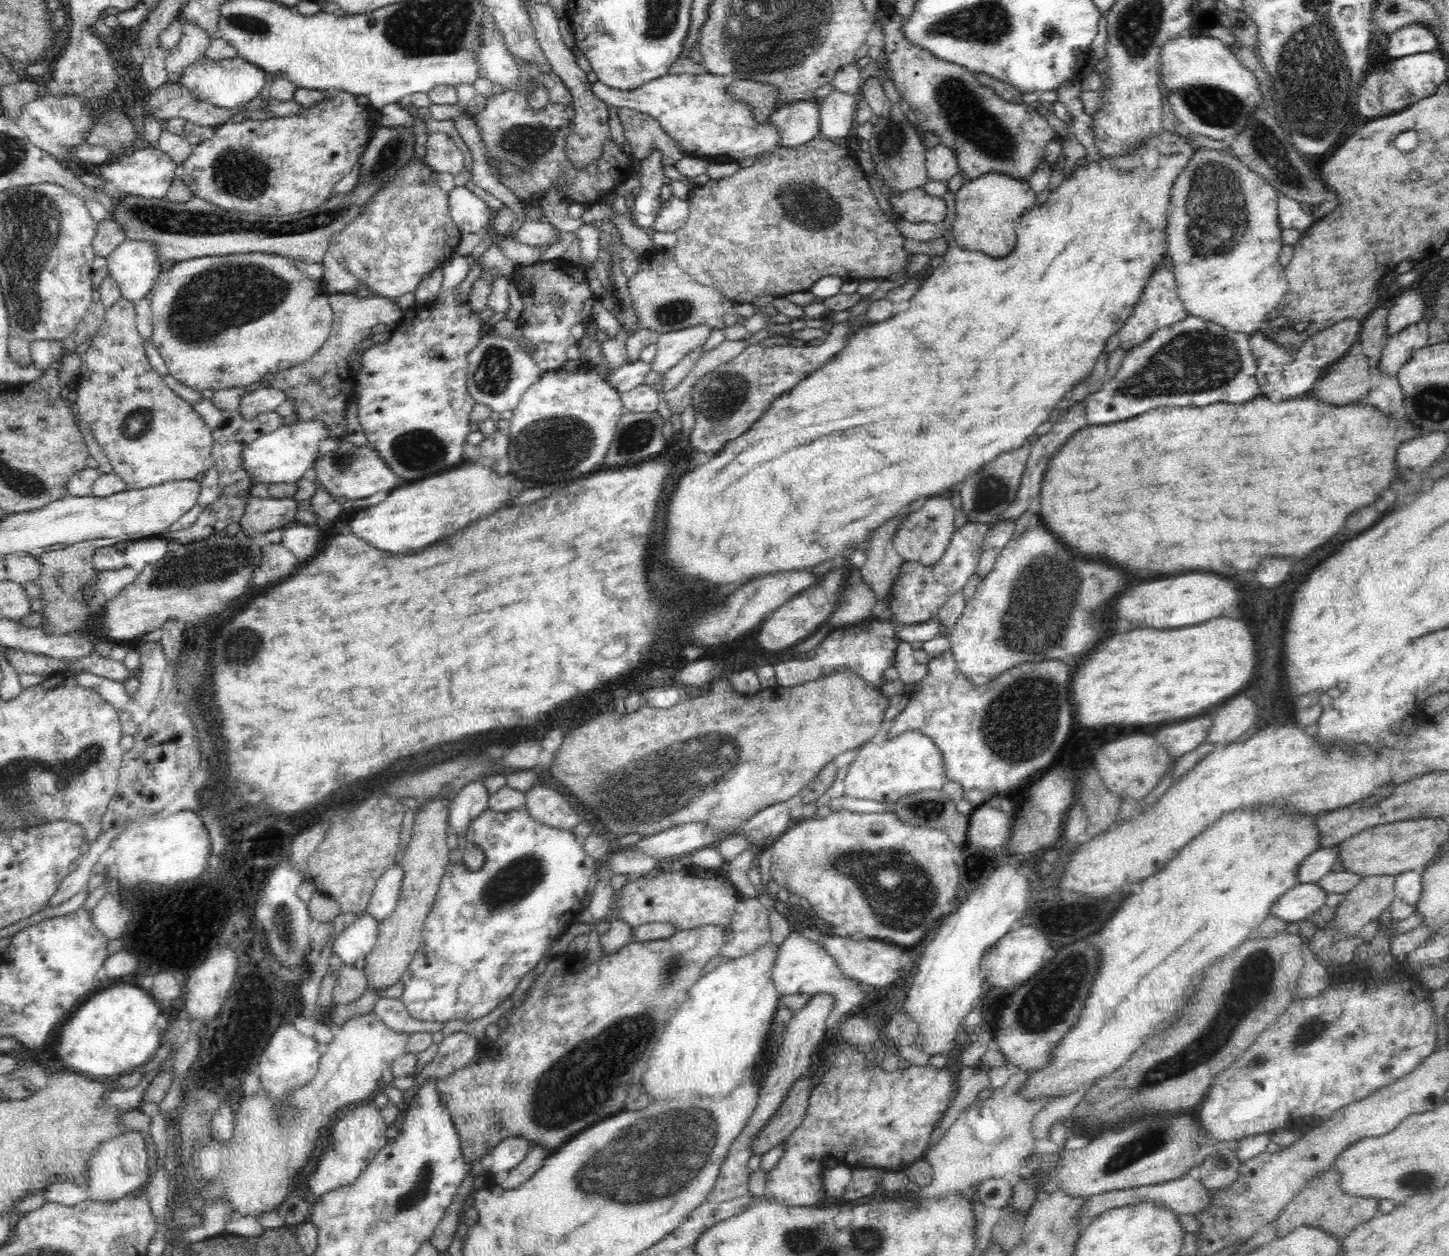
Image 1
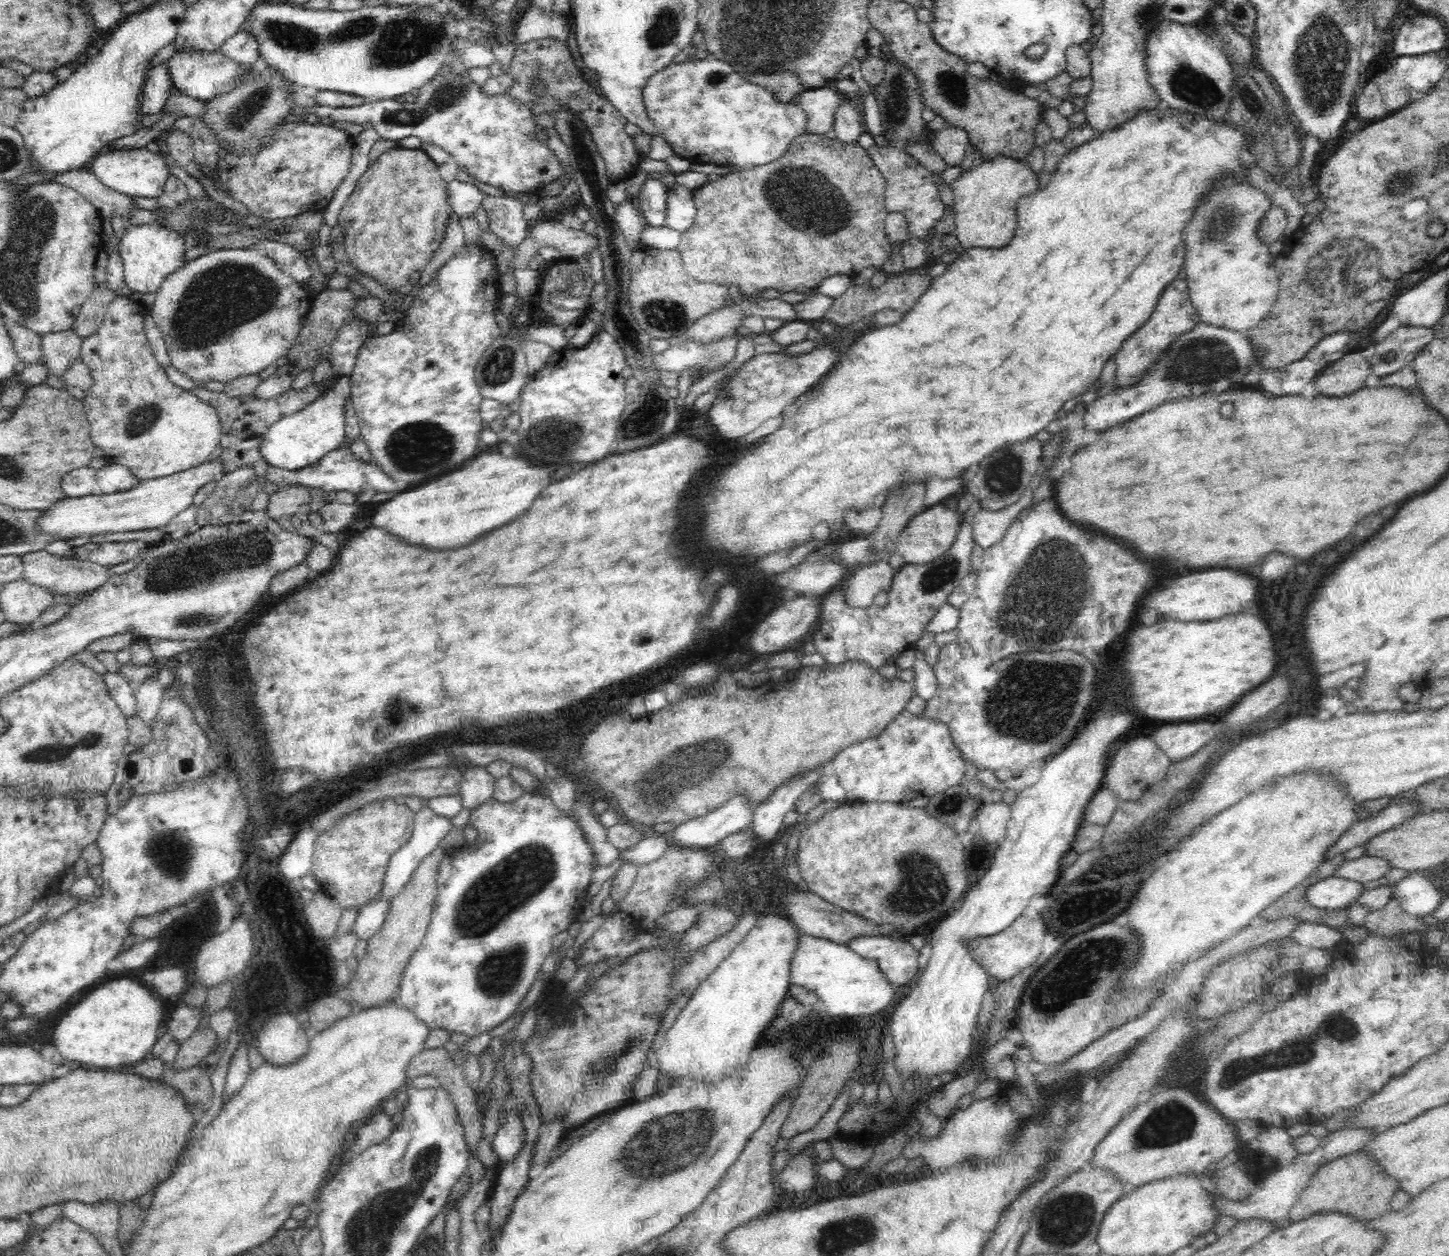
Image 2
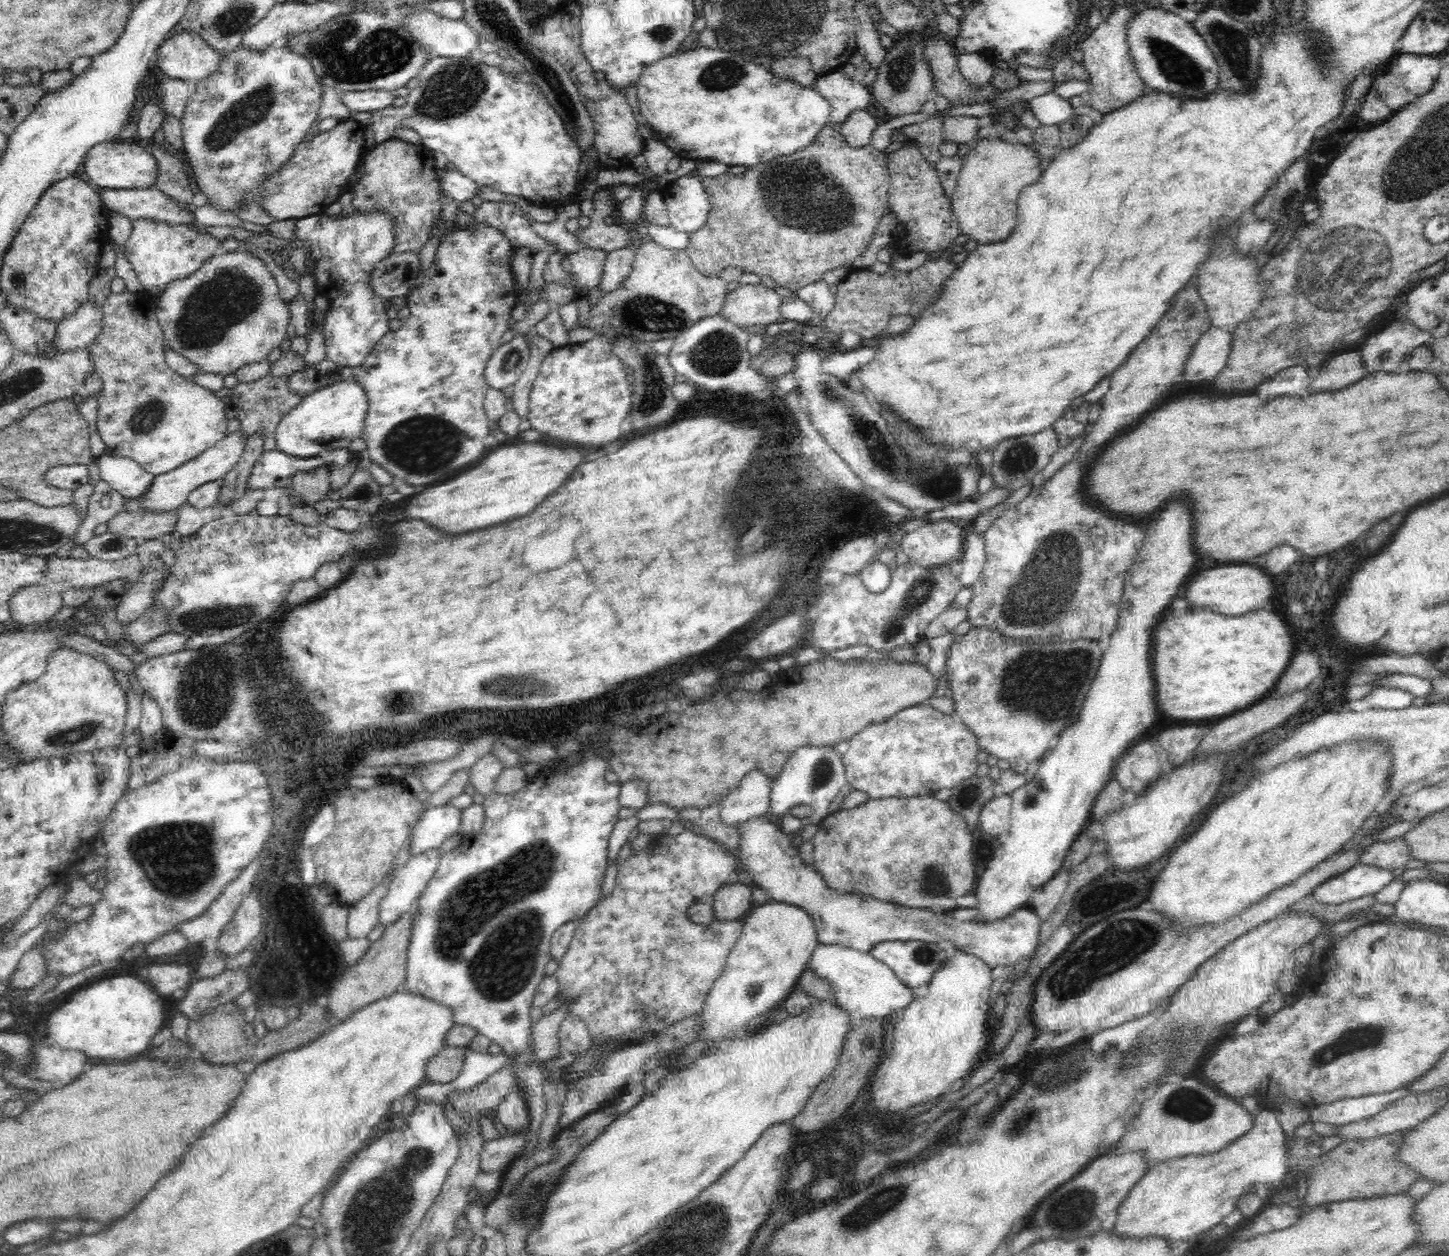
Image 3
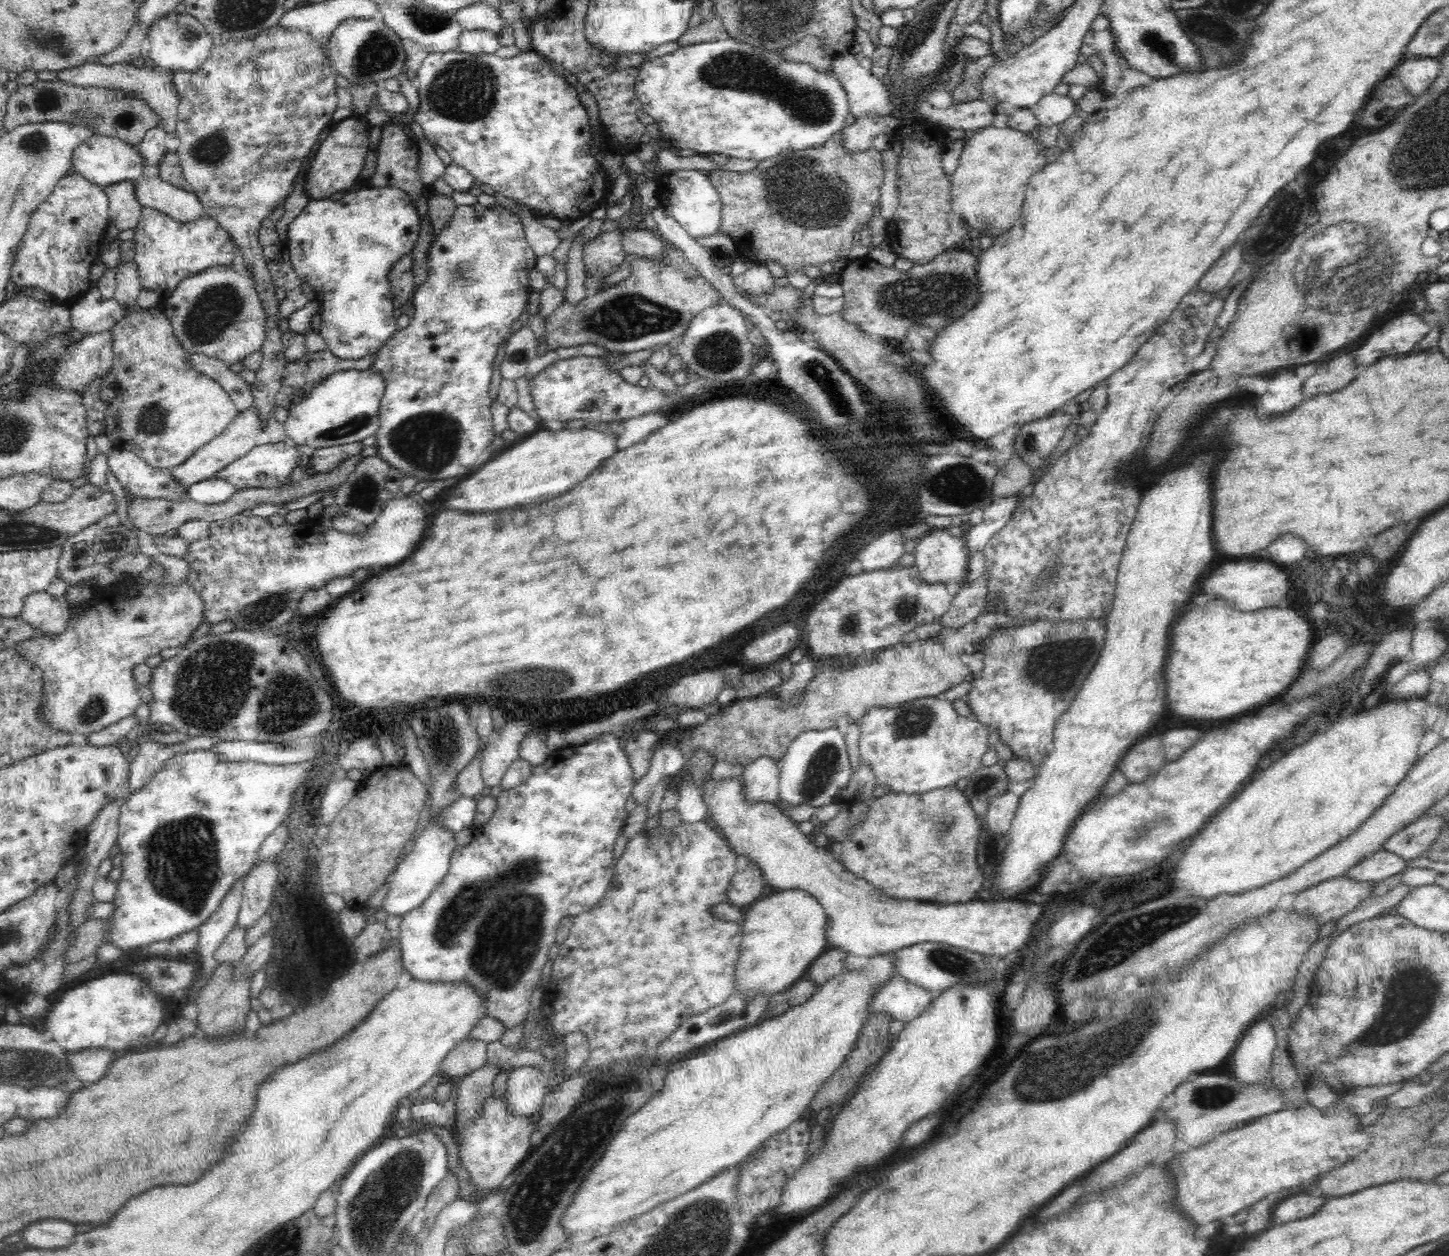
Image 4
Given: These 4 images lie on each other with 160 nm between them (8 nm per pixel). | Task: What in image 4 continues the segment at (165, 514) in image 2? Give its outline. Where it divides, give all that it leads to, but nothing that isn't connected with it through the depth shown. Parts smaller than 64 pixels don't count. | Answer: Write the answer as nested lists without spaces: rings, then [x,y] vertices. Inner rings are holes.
[[[250,406],[248,410],[237,413],[234,420],[216,438],[207,442],[182,464],[171,469],[172,478],[178,480],[182,486],[187,488],[196,484],[196,482],[214,477],[218,470],[226,468],[230,462],[238,460],[240,456],[244,456],[246,452],[250,452],[258,444],[256,440],[258,440],[258,434],[264,431],[264,428],[261,427],[264,423],[266,423],[266,420],[258,416],[257,410],[253,406]]]

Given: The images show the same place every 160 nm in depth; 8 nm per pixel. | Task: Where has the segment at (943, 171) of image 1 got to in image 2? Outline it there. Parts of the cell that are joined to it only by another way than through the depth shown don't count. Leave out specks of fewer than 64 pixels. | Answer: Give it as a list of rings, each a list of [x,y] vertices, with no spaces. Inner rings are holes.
[[[943,128],[940,132],[933,134],[932,147],[934,147],[934,153],[942,156],[946,166],[950,168],[962,162],[969,140],[968,134],[962,129]]]

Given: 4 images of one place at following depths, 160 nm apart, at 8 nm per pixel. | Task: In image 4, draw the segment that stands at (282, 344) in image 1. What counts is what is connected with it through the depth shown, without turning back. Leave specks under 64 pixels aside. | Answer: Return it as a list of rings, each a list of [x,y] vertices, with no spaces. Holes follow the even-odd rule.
[[[214,266],[181,280],[163,302],[163,312],[170,319],[174,336],[189,354],[205,354],[226,364],[236,364],[248,354],[258,352],[266,338],[266,311],[254,287],[254,275],[238,273],[232,267]]]

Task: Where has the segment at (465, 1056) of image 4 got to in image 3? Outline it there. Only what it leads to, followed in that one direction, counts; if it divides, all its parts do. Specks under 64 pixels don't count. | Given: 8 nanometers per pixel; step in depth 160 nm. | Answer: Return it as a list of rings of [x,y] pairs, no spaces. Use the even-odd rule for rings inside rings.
[[[444,1045],[426,1063],[427,1080],[439,1084],[453,1082],[462,1072],[463,1058],[468,1049],[469,1046]]]

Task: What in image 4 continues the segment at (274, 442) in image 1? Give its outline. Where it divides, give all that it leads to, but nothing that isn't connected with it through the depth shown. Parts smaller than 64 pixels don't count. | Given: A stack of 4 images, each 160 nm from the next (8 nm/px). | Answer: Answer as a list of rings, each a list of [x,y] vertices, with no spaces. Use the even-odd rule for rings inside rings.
[[[342,370],[334,372],[302,402],[288,409],[288,416],[283,422],[286,436],[291,444],[328,448],[358,442],[372,436],[378,430],[378,407],[382,395],[386,392],[381,374],[370,370]]]

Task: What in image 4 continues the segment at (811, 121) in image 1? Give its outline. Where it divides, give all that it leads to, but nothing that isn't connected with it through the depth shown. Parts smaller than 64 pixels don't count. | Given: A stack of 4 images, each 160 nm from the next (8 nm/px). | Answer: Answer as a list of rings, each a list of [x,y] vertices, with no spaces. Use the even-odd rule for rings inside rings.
[[[849,51],[835,57],[831,72],[845,88],[850,114],[856,119],[862,116],[892,116],[895,109],[890,100],[890,87],[864,69]]]

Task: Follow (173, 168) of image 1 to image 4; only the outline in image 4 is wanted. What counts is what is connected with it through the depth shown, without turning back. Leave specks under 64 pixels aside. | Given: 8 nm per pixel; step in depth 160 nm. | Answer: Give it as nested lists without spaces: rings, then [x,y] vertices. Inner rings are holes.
[[[95,135],[82,142],[74,151],[72,158],[73,172],[79,172],[88,181],[104,188],[117,183],[139,180],[144,175],[144,158],[135,146],[118,138]]]

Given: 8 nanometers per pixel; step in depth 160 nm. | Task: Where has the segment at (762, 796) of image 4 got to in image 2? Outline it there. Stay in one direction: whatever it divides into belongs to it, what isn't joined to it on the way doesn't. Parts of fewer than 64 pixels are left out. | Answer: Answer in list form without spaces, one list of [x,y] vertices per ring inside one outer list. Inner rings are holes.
[[[738,794],[716,810],[676,825],[668,832],[670,843],[682,848],[708,848],[719,844],[726,836],[750,828],[756,805],[758,803],[748,802],[745,794]]]

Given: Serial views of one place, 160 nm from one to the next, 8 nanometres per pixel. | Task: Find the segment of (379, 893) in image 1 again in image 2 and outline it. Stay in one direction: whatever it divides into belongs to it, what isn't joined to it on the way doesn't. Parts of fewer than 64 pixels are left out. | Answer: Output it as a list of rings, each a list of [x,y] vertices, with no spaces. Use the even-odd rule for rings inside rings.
[[[427,799],[422,800],[421,809],[415,813],[413,822],[413,830],[408,842],[396,851],[396,854],[391,856],[386,871],[386,876],[381,886],[382,896],[381,898],[387,898],[392,900],[395,896],[398,896],[402,892],[402,888],[410,881],[410,878],[414,875],[414,871],[418,868],[418,865],[422,862],[425,856],[428,856],[438,845],[443,843],[443,838],[449,833],[449,830],[453,830],[454,826],[450,818],[444,818],[439,814],[436,814],[433,810],[427,807]]]

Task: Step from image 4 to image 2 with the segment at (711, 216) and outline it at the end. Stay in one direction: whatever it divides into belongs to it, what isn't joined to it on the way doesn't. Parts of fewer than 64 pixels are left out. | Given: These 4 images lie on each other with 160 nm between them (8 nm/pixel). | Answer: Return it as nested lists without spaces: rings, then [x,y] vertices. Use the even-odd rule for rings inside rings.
[[[678,184],[668,190],[665,218],[668,228],[683,233],[694,224],[697,208],[693,192]]]

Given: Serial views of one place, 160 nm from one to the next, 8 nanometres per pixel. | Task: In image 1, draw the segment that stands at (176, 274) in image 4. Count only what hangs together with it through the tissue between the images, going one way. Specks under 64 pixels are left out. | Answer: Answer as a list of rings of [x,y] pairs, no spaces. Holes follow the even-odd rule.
[[[124,240],[117,248],[106,258],[108,262],[108,274],[115,280],[120,289],[122,298],[130,302],[136,302],[144,298],[148,292],[151,292],[156,279],[162,272],[158,263],[158,251],[151,240]]]

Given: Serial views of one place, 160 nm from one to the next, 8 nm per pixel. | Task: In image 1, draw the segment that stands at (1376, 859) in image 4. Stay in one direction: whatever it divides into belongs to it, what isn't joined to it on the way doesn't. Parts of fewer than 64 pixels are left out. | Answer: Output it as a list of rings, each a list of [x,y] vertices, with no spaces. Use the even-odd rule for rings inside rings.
[[[1300,883],[1294,885],[1288,892],[1285,892],[1278,900],[1270,907],[1269,914],[1285,920],[1288,923],[1298,922],[1299,920],[1306,919],[1313,912],[1326,912],[1325,898],[1328,892],[1324,888],[1315,883]]]

